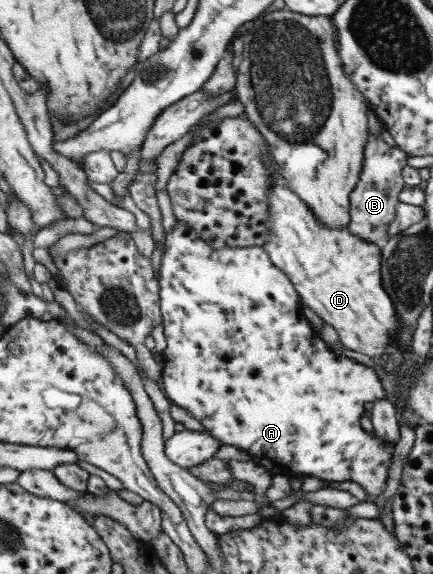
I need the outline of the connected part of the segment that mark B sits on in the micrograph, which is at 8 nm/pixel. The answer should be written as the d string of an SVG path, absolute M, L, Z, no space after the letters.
M368 132L366 148L364 148L364 162L358 184L350 192L350 223L348 229L362 240L376 243L388 235L388 227L395 220L396 207L398 207L398 193L405 187L403 170L408 155L394 144L386 144L382 136Z

